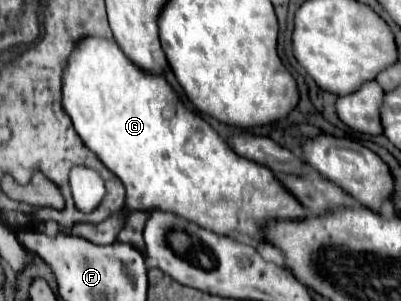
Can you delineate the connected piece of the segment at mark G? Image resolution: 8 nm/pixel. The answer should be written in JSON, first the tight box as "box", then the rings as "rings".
{"box":[46,36,304,244],"rings":[[[84,36],[74,44],[62,72],[62,106],[84,146],[88,146],[108,166],[108,170],[112,170],[124,182],[126,204],[122,212],[108,216],[106,222],[94,226],[86,224],[66,230],[56,222],[46,222],[46,234],[66,232],[84,236],[92,244],[112,244],[118,240],[118,234],[124,228],[126,216],[130,212],[148,212],[154,206],[158,206],[160,210],[170,210],[182,218],[190,218],[190,222],[198,222],[198,226],[206,230],[218,234],[238,230],[256,240],[264,240],[260,226],[266,220],[274,222],[274,218],[304,218],[302,206],[298,206],[294,198],[284,194],[272,170],[234,154],[226,140],[222,140],[200,114],[184,108],[184,104],[178,100],[178,94],[162,74],[152,74],[136,66],[122,52],[114,38],[106,40],[98,36]]]}

